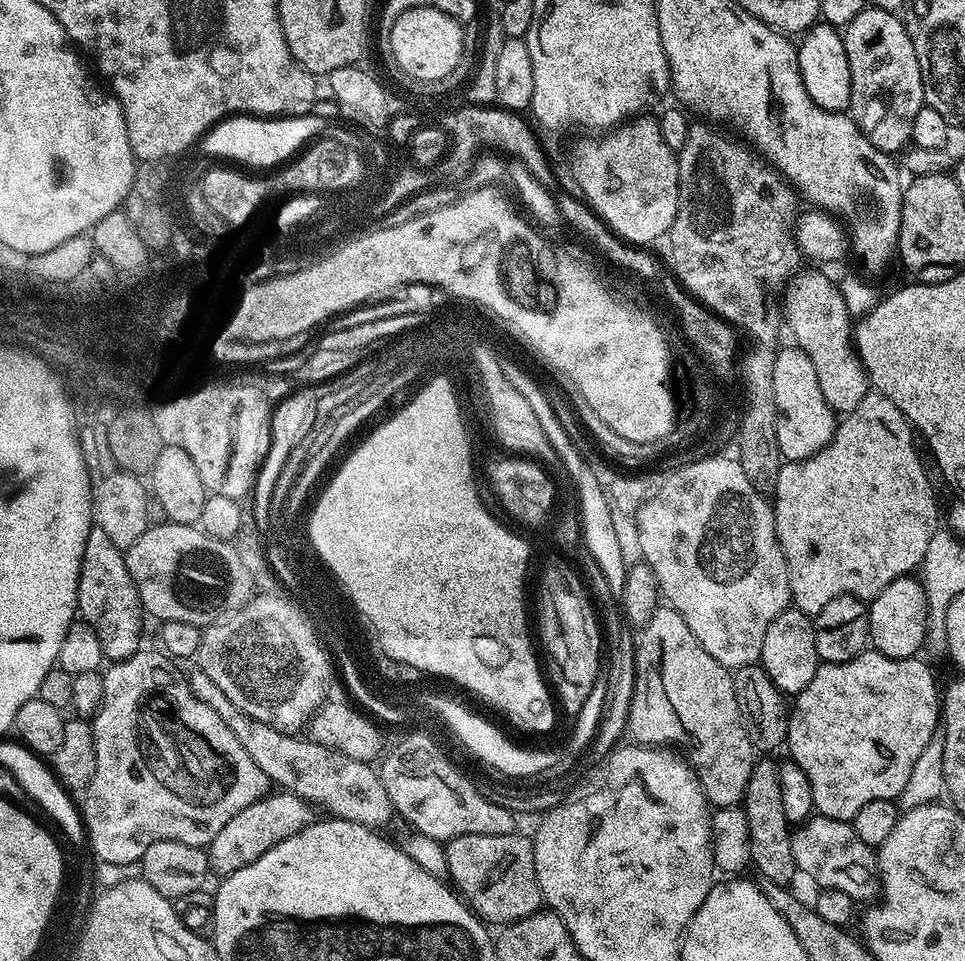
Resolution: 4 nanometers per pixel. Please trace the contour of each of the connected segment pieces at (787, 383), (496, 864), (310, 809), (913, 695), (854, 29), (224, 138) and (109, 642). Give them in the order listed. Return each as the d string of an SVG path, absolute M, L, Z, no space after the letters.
M781 347L774 366L774 390L776 391L778 446L783 459L805 460L818 454L818 450L826 447L836 432L838 416L828 405L826 398L822 398L814 362L810 362L810 358L801 348Z
M466 834L446 844L447 879L485 925L513 924L542 908L532 840L521 834Z
M283 790L273 791L246 806L246 810L238 810L238 814L234 814L234 818L230 818L230 822L226 822L226 826L222 826L222 830L218 830L218 834L214 834L214 838L206 845L211 871L223 878L234 874L234 870L242 870L242 866L250 866L250 862L258 862L266 850L315 824L318 819L316 812L317 809L303 797Z
M866 650L860 656L854 657L850 662L841 664L821 663L816 669L814 678L810 678L810 686L806 690L795 693L796 705L791 705L788 714L788 738L786 741L786 752L789 752L791 763L797 764L810 778L810 790L814 794L814 809L819 815L835 820L852 821L854 814L866 806L866 802L878 802L879 800L896 800L901 794L906 782L910 781L910 772L914 764L921 757L922 750L927 748L933 737L937 735L938 725L942 720L942 692L936 688L936 680L932 672L920 661L920 658L910 660L895 660L889 656L883 656L881 652Z
M866 6L862 10L862 14L858 14L858 18L854 18L854 22L850 22L842 30L844 38L844 45L846 46L846 58L850 62L850 115L855 120L858 127L860 127L860 133L873 144L878 150L887 152L889 154L896 154L899 148L901 150L909 147L912 131L914 130L914 117L918 115L918 110L925 107L924 103L924 87L922 86L922 74L920 73L920 67L918 66L918 54L914 50L914 42L912 41L912 32L899 20L899 15L896 12L888 12L885 8L873 8Z
M237 114L225 117L201 137L200 147L202 146L210 156L224 158L226 160L223 161L240 166L268 168L275 165L274 167L277 167L289 161L310 141L322 134L320 132L325 128L326 122L322 117L316 115L269 118Z
M93 526L86 538L86 550L82 554L82 566L78 578L76 607L79 615L98 634L105 657L109 661L125 660L141 651L140 616L142 609L135 582L126 568L124 552L110 542L109 536L98 526Z

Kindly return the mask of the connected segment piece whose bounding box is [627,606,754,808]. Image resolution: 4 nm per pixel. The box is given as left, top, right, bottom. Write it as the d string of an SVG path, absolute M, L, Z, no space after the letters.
M667 606L657 607L656 613L650 618L648 624L643 625L641 632L644 633L638 636L638 643L636 645L636 688L633 690L632 704L629 706L627 731L630 733L630 736L632 732L633 738L636 739L633 741L640 746L675 746L683 753L692 771L700 779L704 797L708 799L709 805L716 808L737 807L743 801L746 782L750 782L750 774L752 773L754 763L754 749L748 737L744 719L740 713L738 698L734 694L732 672L729 669L723 668L714 658L710 658L710 654L706 654L706 650L702 650L698 638L694 638L694 634L690 634L690 626L686 626L682 614L678 614L673 608Z

